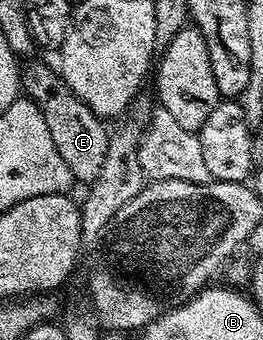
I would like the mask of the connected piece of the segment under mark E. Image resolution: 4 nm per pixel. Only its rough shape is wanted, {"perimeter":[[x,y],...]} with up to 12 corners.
{"perimeter":[[23,66],[22,93],[41,109],[80,183],[106,163],[110,129],[53,66]]}

